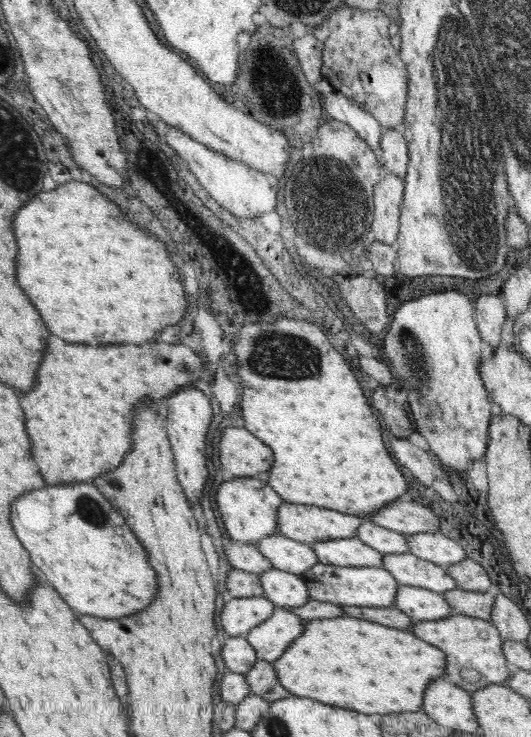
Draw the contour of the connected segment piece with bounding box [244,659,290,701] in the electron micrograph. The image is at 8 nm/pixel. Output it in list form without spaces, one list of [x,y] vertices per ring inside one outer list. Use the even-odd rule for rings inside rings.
[[[258,659],[244,675],[252,695],[273,701],[283,699],[290,694],[281,686],[274,667],[268,661]]]

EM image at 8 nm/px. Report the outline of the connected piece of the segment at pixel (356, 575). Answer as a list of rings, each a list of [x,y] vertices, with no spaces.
[[[318,561],[301,575],[312,600],[360,608],[390,608],[396,604],[397,580],[383,567],[341,567]]]

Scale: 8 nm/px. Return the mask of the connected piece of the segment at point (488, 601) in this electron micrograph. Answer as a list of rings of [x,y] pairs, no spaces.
[[[456,587],[443,592],[442,595],[455,613],[491,621],[495,598],[489,593],[467,591]]]

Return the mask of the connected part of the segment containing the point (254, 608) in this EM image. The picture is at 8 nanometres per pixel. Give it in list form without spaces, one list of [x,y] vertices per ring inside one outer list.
[[[228,597],[220,614],[220,622],[229,637],[245,636],[247,632],[270,618],[276,605],[264,597]]]

